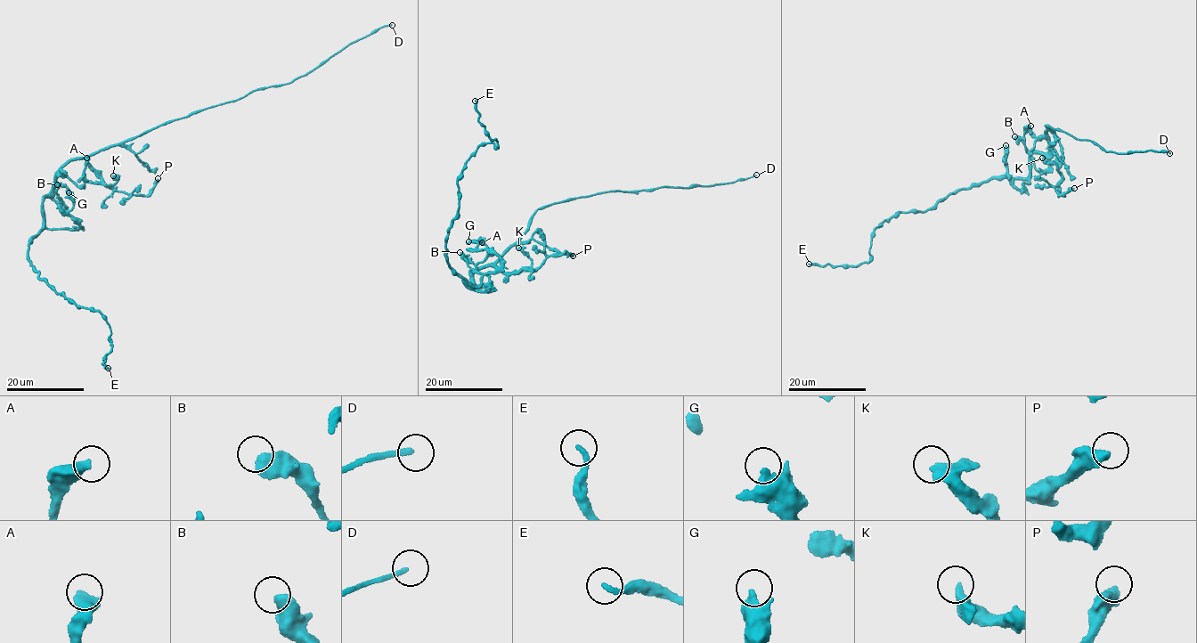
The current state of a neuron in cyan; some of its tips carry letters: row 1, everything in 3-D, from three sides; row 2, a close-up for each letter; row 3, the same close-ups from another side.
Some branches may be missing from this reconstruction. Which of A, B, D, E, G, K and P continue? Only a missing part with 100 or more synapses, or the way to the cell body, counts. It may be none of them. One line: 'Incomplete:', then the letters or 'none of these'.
Incomplete: D

